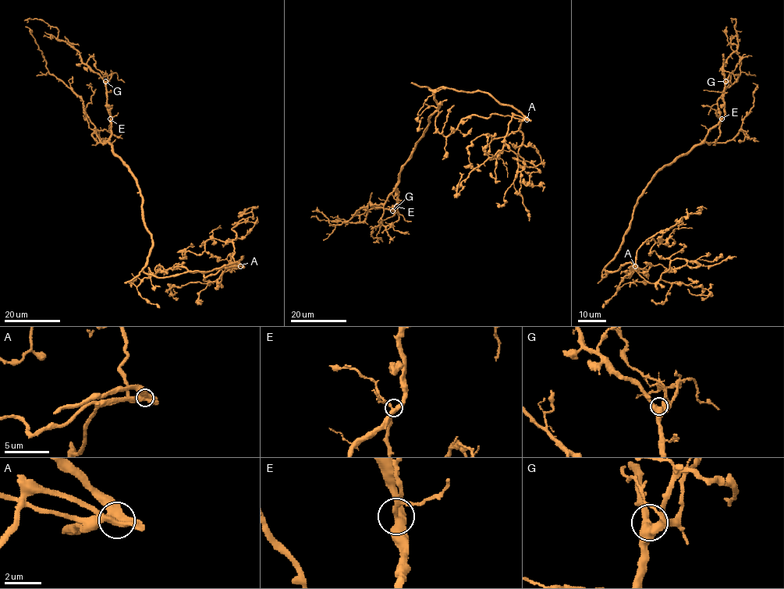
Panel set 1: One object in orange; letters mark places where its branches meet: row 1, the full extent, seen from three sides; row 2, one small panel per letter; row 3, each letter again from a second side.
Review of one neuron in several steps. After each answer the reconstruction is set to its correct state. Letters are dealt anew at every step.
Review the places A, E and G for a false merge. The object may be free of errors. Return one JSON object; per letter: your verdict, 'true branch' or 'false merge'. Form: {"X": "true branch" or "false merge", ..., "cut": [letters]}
{"A": "false merge", "E": "true branch", "G": "true branch", "cut": ["A"]}

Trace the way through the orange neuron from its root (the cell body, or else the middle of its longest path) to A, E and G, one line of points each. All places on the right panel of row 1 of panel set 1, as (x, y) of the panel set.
A: (619, 250), (606, 265), (602, 276), (607, 274), (606, 271), (615, 271), (626, 264), (632, 263), (634, 265)
E: (619, 250), (633, 206), (647, 183), (660, 170), (697, 146), (721, 118)
G: (619, 250), (633, 206), (647, 183), (660, 170), (697, 146), (724, 115), (725, 81)

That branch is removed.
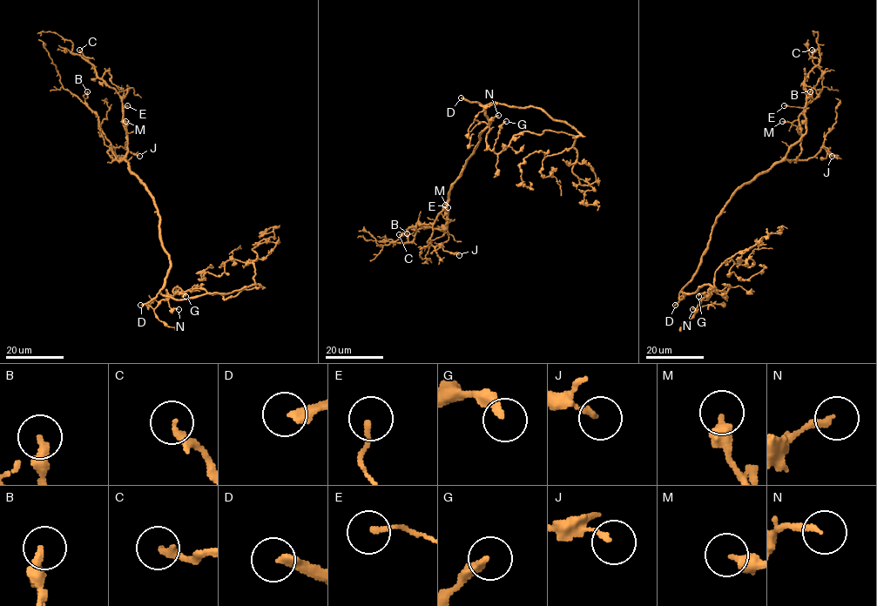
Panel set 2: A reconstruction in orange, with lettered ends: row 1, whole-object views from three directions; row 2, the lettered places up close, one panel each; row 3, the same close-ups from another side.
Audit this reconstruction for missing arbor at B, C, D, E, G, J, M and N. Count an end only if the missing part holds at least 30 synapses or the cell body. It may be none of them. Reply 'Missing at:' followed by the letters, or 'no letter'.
Missing at: D

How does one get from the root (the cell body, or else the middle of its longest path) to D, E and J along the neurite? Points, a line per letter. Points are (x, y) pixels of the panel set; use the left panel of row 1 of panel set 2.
D: (169, 271), (160, 292), (140, 305)
E: (169, 271), (170, 258), (161, 240), (154, 199), (130, 171), (125, 158), (127, 135), (123, 108), (127, 105)
J: (169, 271), (154, 199), (129, 164), (112, 159), (107, 151), (122, 146), (139, 156)

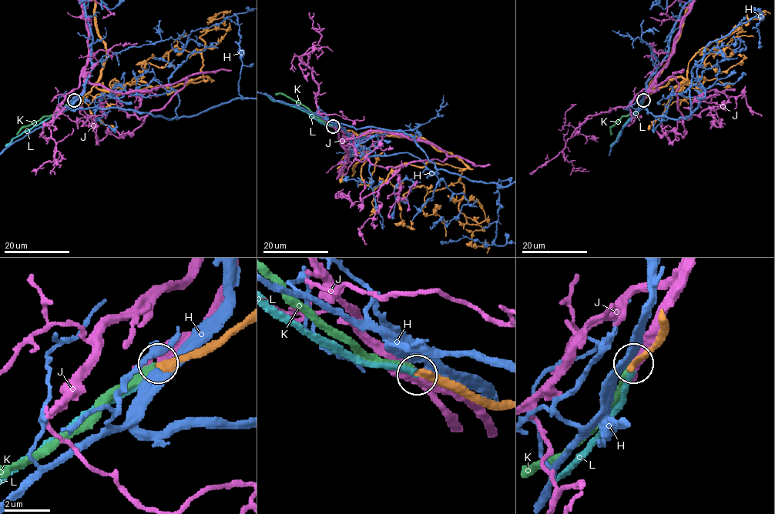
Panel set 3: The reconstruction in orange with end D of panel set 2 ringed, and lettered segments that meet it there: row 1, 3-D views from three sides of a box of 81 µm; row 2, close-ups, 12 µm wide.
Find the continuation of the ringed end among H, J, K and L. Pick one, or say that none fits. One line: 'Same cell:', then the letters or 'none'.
Same cell: K

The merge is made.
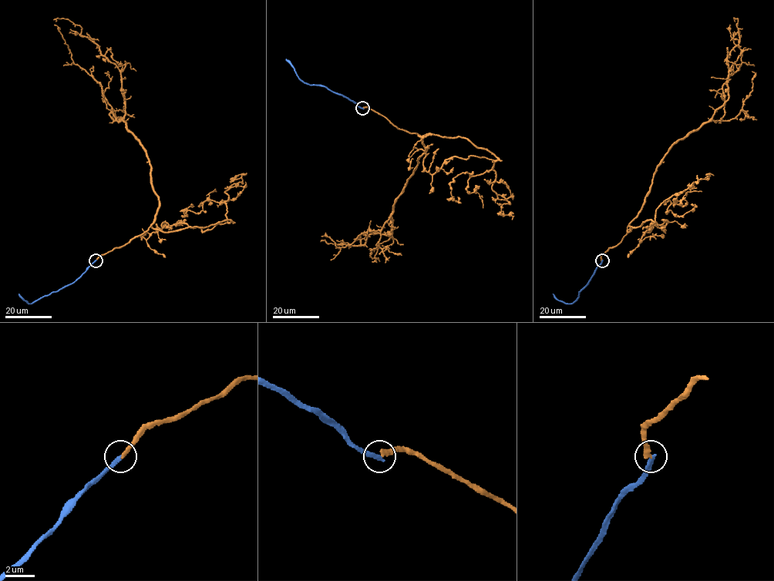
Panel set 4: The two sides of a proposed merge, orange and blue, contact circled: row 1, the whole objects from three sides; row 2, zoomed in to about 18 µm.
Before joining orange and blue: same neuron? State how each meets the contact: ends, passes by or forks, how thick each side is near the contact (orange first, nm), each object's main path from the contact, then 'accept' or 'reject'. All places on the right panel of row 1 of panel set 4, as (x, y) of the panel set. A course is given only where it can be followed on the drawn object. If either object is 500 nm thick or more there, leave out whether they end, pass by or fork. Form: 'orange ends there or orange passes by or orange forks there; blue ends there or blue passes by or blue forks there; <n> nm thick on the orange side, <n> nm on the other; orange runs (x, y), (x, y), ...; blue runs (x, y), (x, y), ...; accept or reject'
orange ends there; blue ends there; 320 nm thick on the orange side, 320 nm on the other; orange runs (602, 260), (601, 256), (626, 234), (664, 154), (706, 123), (728, 99), (728, 55), (739, 38), (735, 19); blue runs (602, 260), (572, 303), (560, 301), (553, 293); reject

